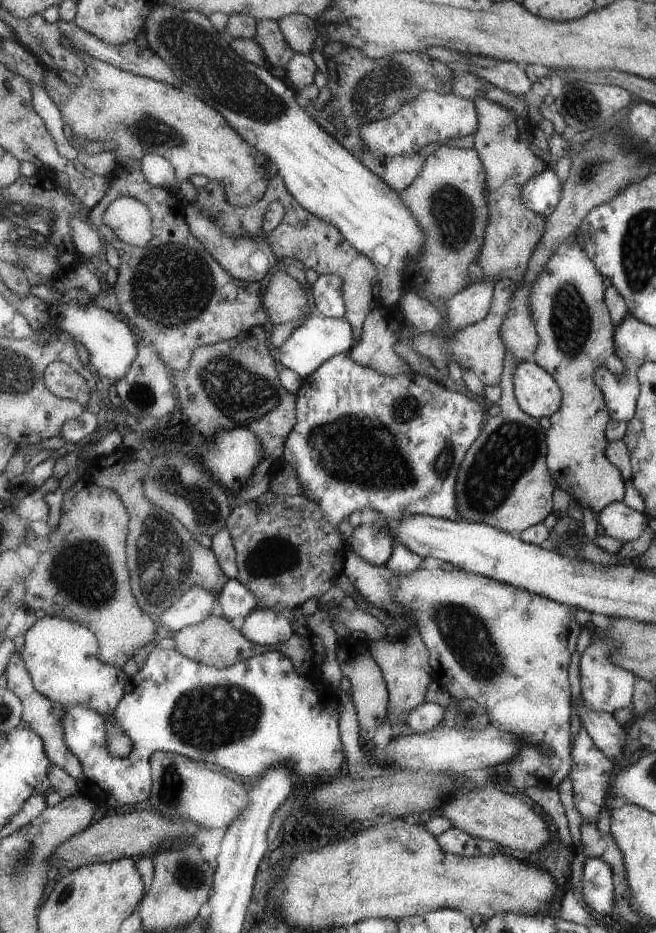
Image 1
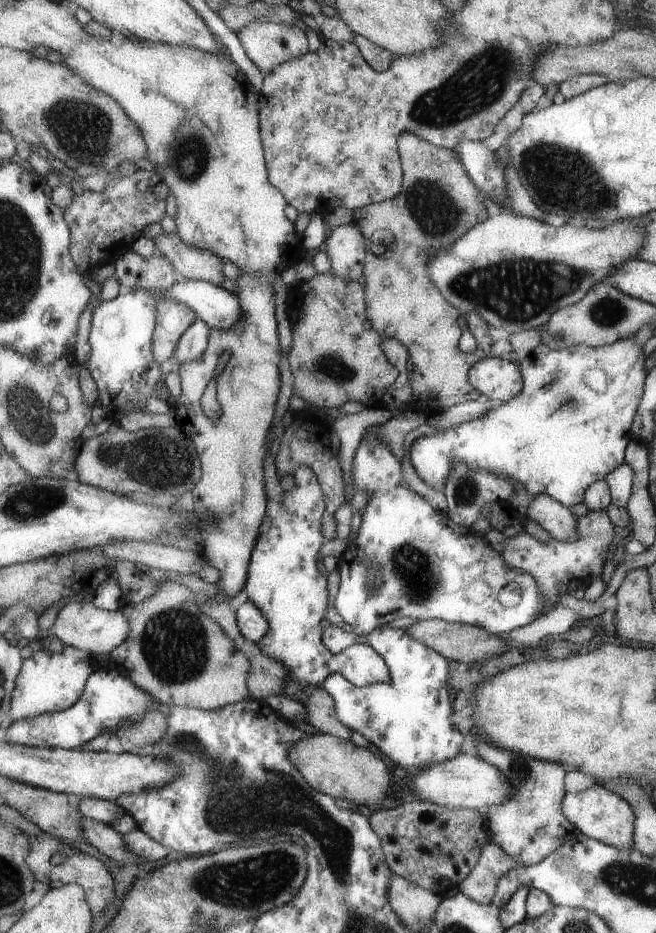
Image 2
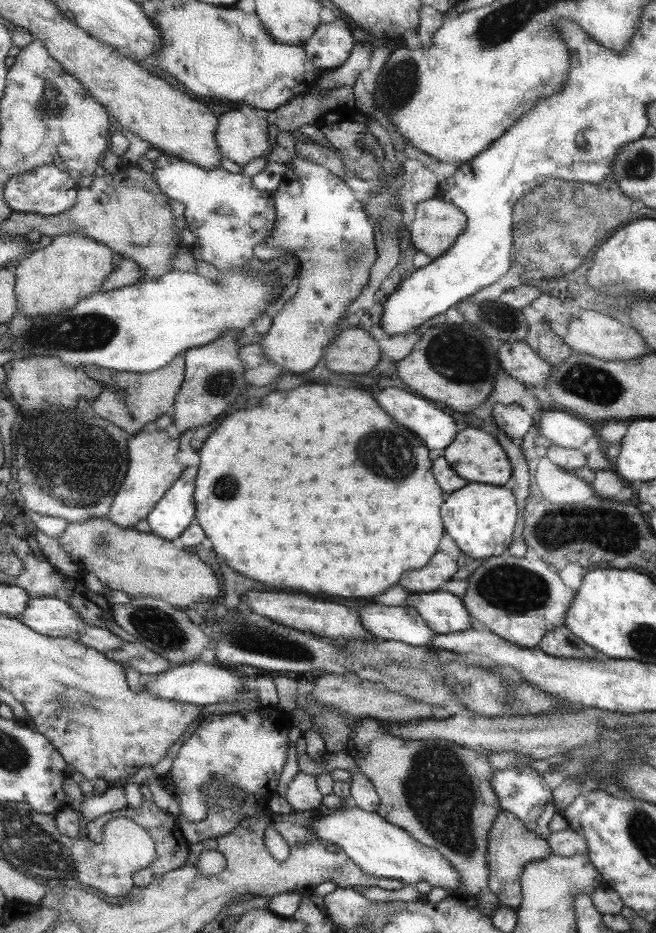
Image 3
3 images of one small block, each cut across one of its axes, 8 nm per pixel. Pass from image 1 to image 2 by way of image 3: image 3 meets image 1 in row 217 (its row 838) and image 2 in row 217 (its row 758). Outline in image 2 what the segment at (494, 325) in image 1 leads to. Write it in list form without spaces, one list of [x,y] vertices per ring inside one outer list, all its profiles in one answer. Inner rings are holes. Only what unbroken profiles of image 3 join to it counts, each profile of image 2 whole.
[[[405,132],[398,138],[397,150],[404,173],[400,192],[388,201],[354,209],[351,223],[359,227],[364,236],[362,289],[367,319],[377,334],[385,334],[398,340],[407,348],[408,358],[413,364],[411,378],[408,381],[412,391],[410,412],[417,411],[428,418],[433,412],[444,410],[452,404],[479,398],[480,394],[468,382],[468,370],[477,361],[489,356],[491,338],[487,336],[487,323],[477,313],[462,313],[444,298],[436,284],[428,277],[426,265],[428,261],[431,262],[438,249],[452,245],[453,241],[463,237],[473,225],[479,225],[490,216],[492,210],[486,205],[485,198],[474,186],[472,179],[468,177],[458,154],[453,149],[429,144],[425,139]],[[463,328],[476,340],[475,350],[471,353],[463,353],[457,349],[457,340]]]

